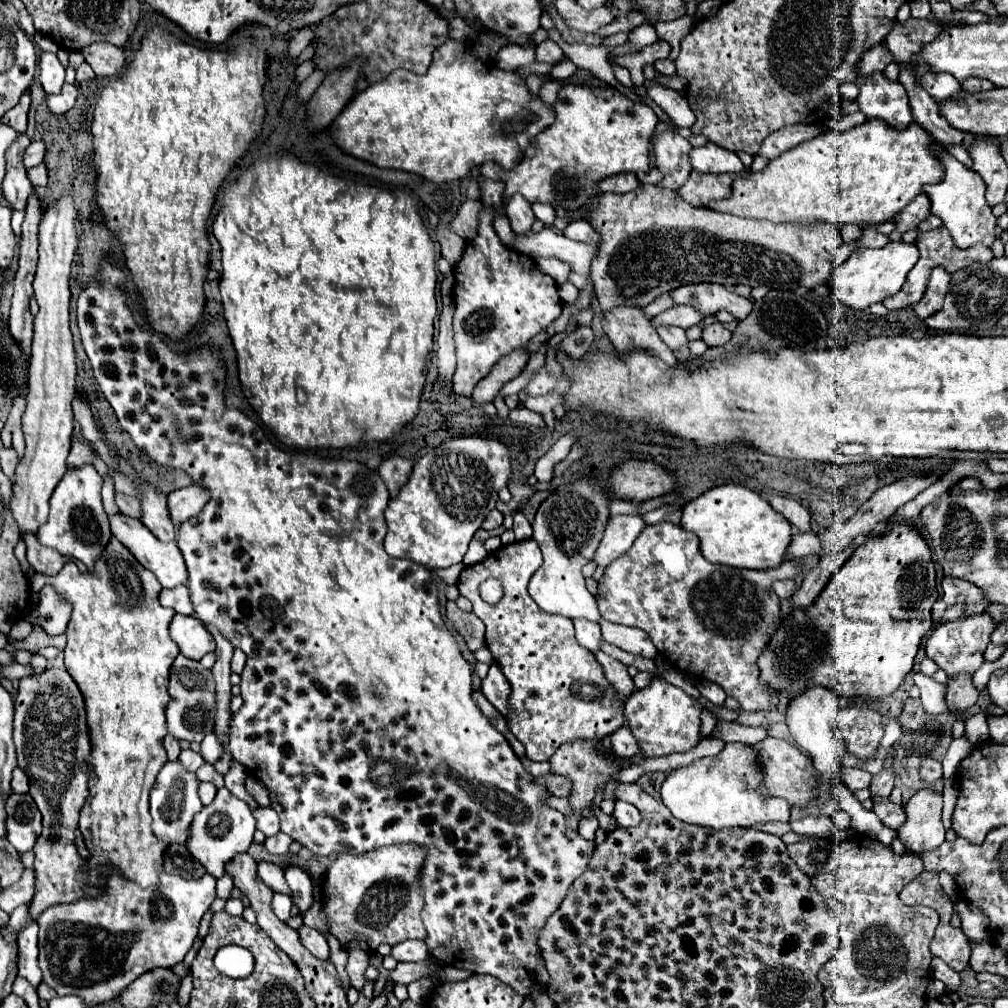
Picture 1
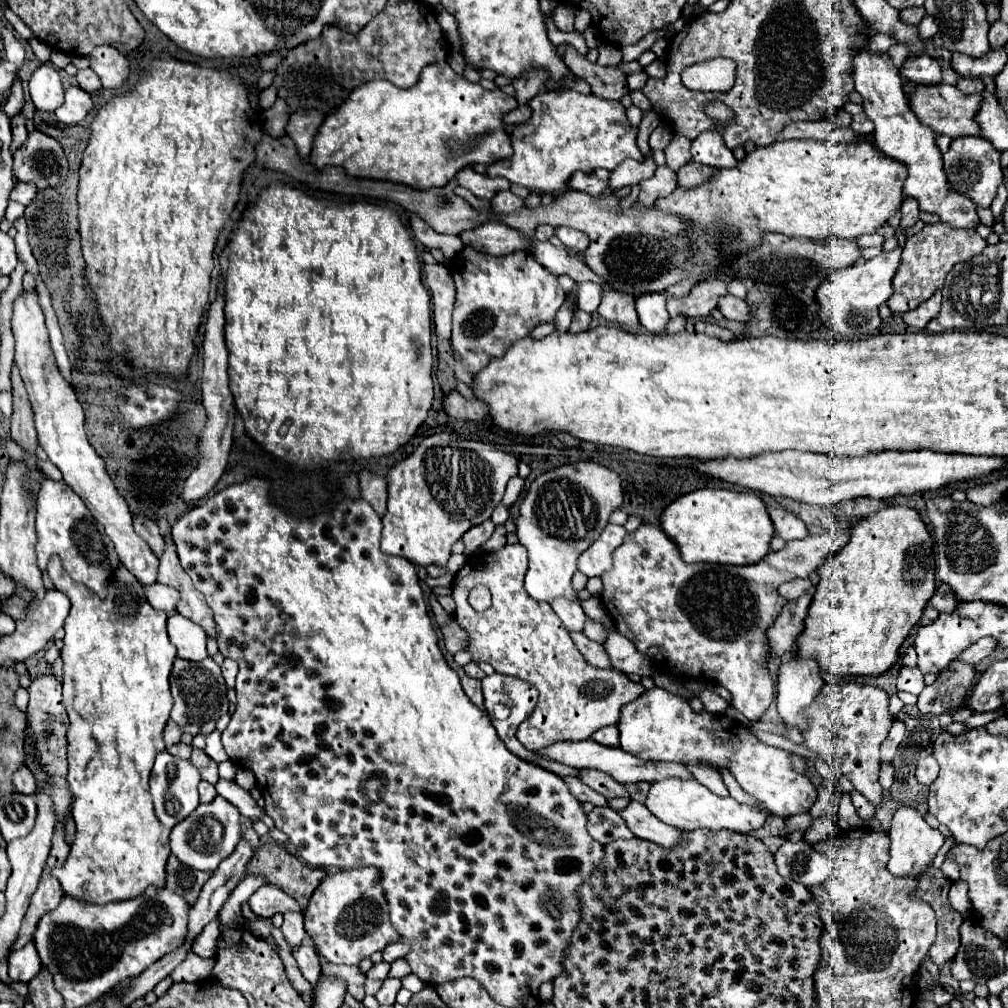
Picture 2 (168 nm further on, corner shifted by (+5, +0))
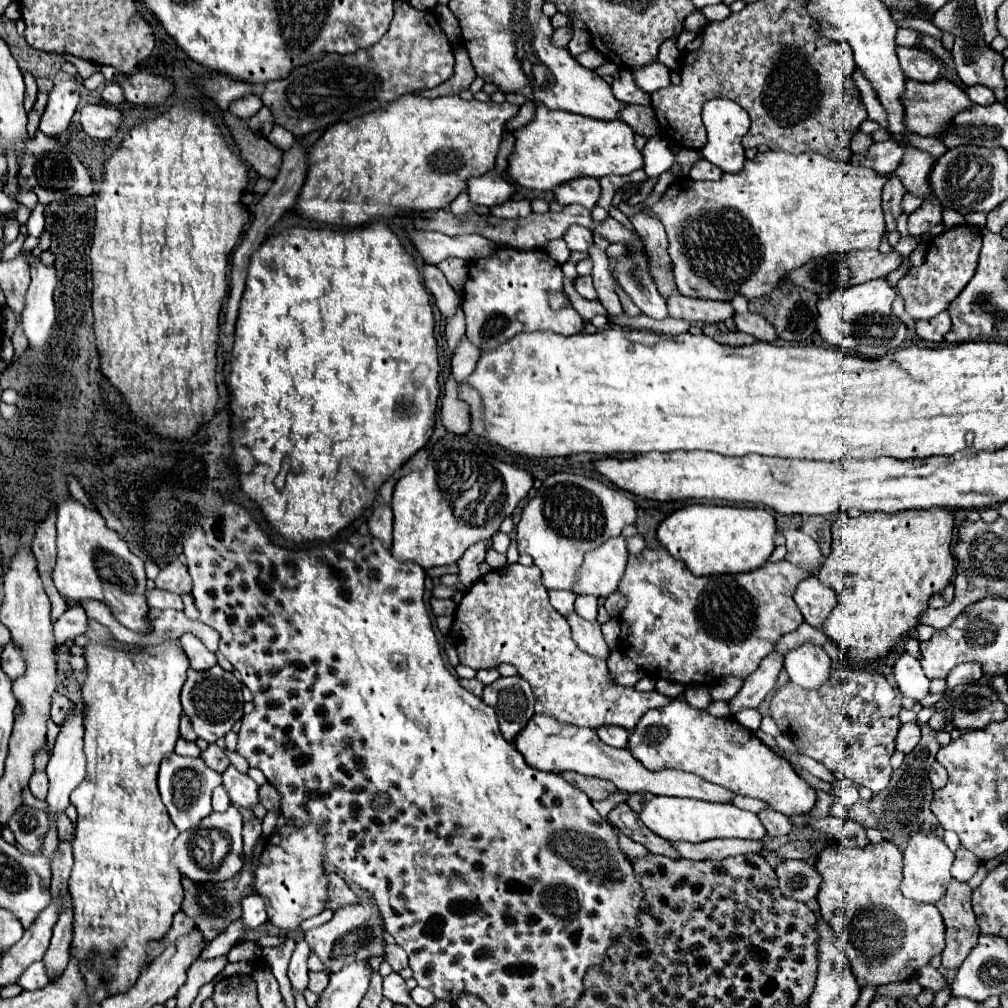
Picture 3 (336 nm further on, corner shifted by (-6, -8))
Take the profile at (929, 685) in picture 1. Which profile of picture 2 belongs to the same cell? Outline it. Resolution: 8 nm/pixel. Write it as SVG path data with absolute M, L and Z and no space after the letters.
M902 665L898 679L896 679L898 691L908 691L912 695L920 695L924 689L924 675L920 673L918 667L906 667Z

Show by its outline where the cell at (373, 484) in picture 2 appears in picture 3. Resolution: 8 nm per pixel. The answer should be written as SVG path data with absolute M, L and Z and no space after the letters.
M379 503L371 517L369 517L369 531L373 537L379 537L383 539L383 545L385 547L391 547L391 531L393 531L393 511L389 505L385 503Z

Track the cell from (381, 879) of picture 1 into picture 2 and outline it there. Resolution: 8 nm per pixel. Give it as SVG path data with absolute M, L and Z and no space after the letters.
M372 867L330 873L306 907L304 929L314 941L316 951L338 965L358 965L362 959L400 939L388 919L386 899L380 891L380 873Z

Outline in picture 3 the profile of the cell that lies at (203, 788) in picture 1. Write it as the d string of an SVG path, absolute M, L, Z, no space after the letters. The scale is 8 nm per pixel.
M219 785L219 787L215 787L215 791L213 791L213 811L227 811L227 807L229 807L231 803L229 803L229 797L227 797L227 793L225 793L225 789Z

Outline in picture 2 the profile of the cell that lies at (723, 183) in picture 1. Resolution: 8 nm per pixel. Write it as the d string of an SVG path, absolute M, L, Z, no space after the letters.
M690 161L684 167L680 167L680 171L678 171L678 185L680 187L688 187L688 189L696 187L696 185L702 185L704 181L710 179L712 173L714 173L712 167L700 165L696 161Z

